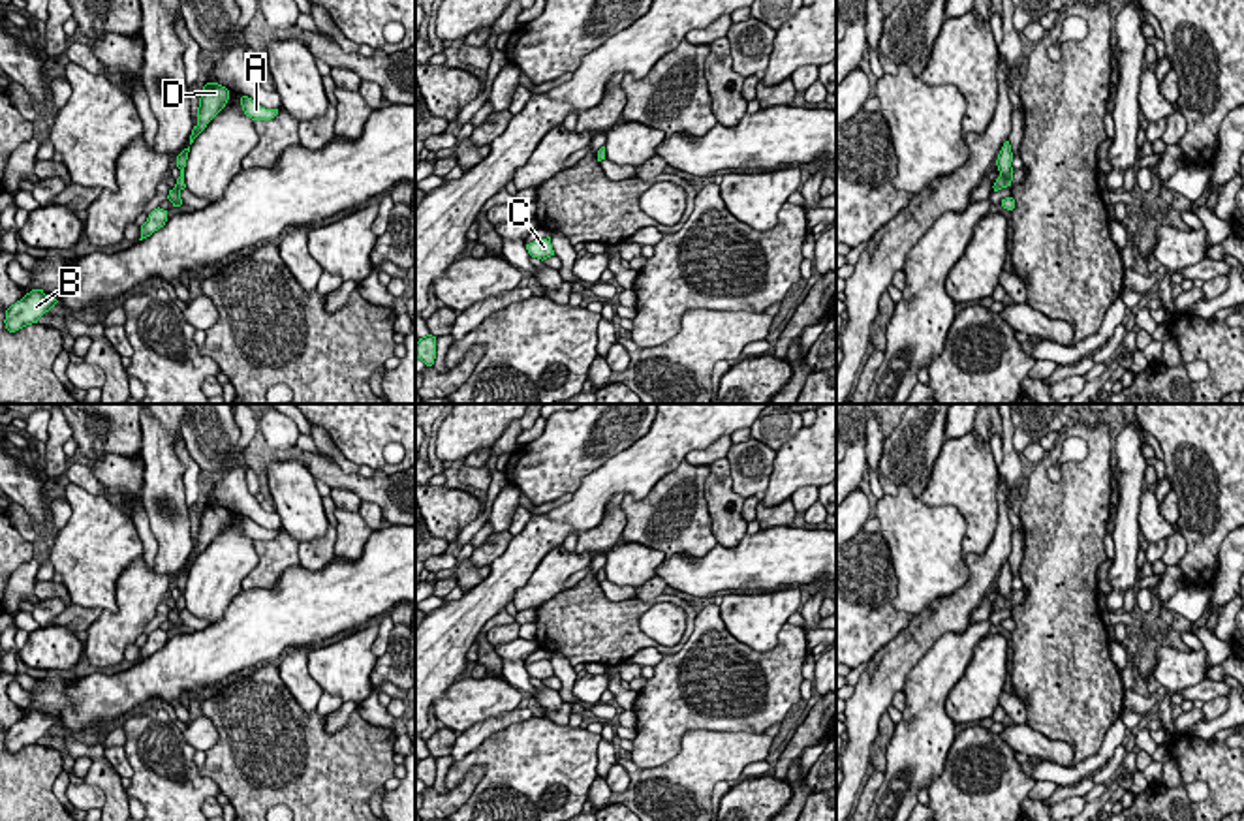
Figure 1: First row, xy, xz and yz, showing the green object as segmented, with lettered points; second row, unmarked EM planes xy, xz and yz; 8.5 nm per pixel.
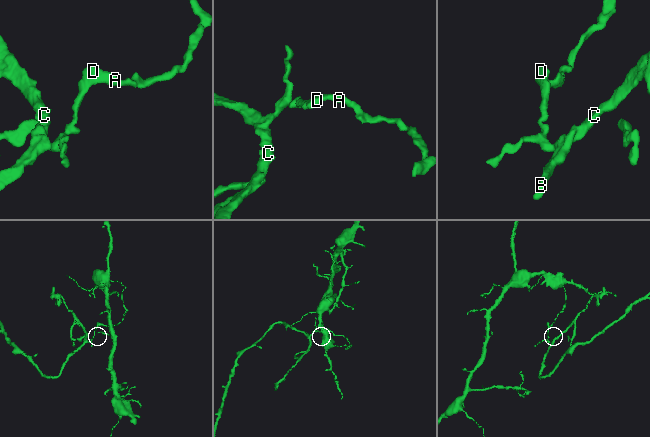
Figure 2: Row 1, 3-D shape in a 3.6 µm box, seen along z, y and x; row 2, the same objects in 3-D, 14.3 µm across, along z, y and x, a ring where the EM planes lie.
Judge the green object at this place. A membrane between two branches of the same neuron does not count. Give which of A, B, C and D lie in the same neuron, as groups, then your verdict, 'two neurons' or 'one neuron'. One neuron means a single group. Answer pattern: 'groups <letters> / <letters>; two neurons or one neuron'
groups A D / B C; two neurons

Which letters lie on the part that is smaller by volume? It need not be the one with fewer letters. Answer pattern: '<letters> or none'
B, C

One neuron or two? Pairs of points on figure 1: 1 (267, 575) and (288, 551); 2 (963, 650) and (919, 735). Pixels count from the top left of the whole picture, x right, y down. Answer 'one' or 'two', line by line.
1: one
2: one

